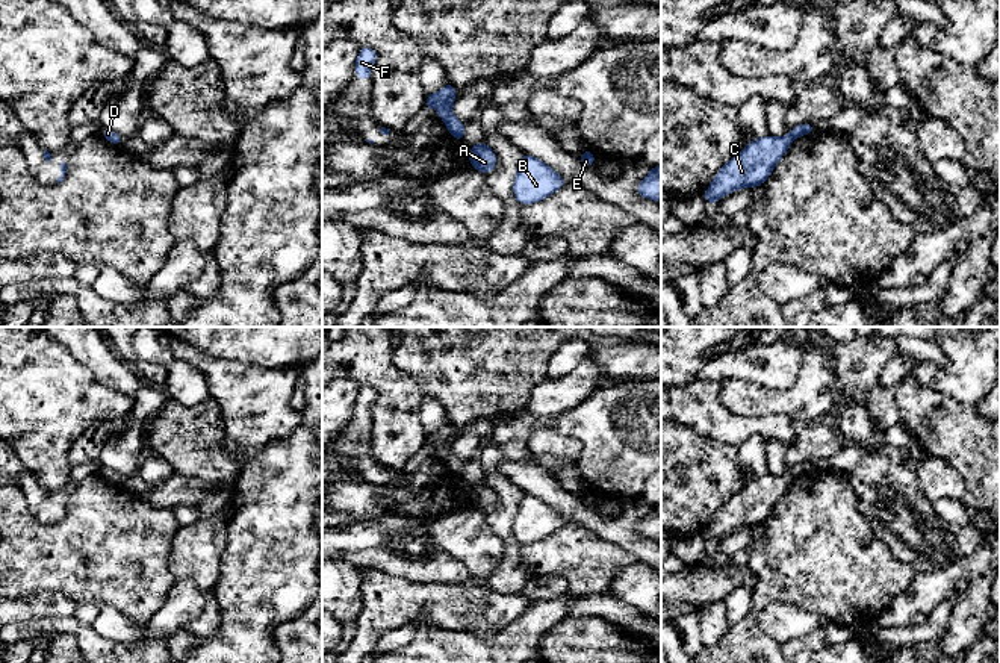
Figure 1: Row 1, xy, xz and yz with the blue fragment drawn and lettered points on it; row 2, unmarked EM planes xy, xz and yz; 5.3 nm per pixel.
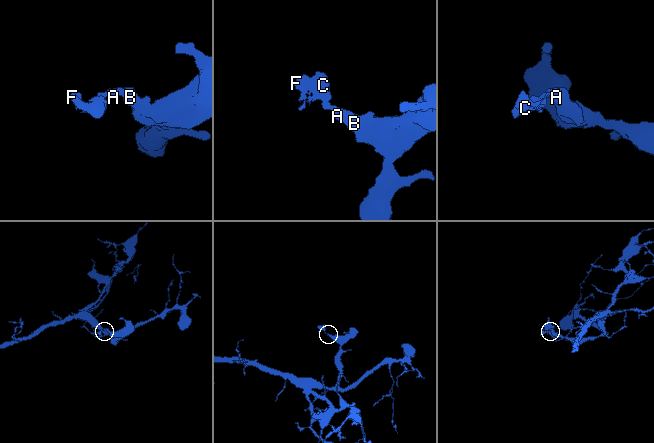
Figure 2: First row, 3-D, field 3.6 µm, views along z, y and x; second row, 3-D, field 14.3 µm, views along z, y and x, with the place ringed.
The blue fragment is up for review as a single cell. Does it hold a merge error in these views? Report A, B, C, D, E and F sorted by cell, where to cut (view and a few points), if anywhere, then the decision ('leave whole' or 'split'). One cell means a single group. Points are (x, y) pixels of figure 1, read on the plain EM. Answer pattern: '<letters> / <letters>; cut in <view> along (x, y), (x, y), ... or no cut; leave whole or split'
A B D E / C F; cut in xz along (451, 454), (444, 459); split

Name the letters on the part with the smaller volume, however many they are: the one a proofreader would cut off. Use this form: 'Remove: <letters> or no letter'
Remove: C, F

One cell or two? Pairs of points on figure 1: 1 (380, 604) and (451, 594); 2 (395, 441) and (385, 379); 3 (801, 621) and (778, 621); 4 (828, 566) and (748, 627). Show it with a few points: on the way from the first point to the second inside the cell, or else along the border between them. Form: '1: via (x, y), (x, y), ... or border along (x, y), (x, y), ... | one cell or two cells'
1: via (398, 601), (433, 598) | one cell
2: via (400, 426), (397, 394) | one cell
3: via (795, 621), (784, 621) | one cell
4: via (805, 566), (785, 578), (760, 604) | one cell

